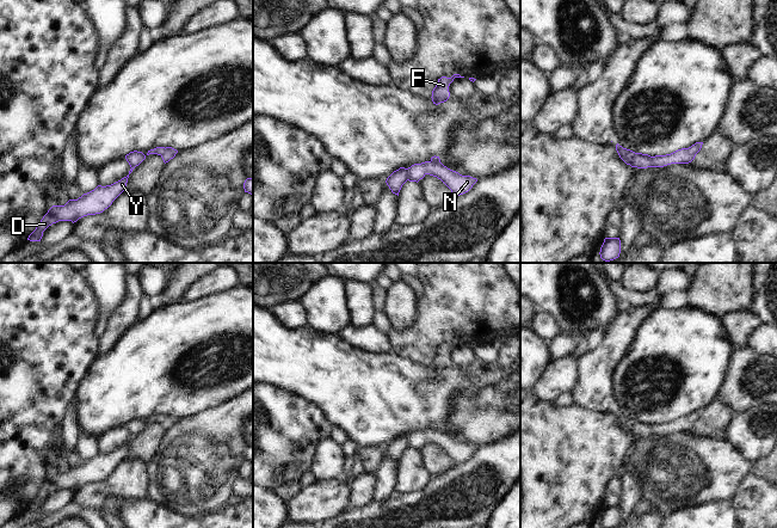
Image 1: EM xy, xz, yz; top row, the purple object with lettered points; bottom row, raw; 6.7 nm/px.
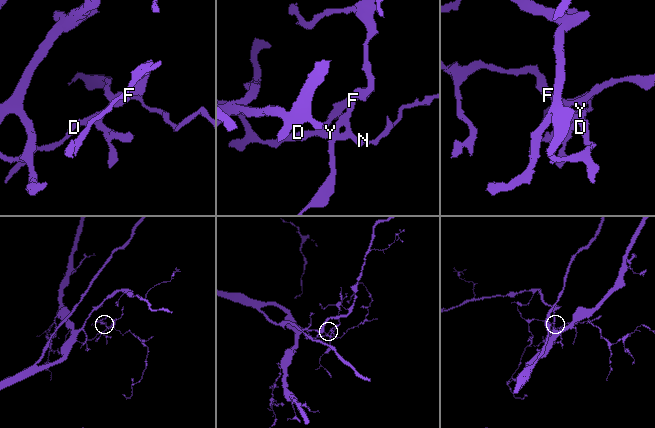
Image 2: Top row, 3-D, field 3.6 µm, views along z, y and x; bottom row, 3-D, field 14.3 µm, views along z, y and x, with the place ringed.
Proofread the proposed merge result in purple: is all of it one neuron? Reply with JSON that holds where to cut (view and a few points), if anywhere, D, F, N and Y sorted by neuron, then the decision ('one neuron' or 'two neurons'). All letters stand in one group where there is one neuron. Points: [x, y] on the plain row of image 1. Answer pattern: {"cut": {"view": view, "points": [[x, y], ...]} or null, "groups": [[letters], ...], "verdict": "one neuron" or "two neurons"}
{"cut": null, "groups": [["D", "F", "N", "Y"]], "verdict": "one neuron"}

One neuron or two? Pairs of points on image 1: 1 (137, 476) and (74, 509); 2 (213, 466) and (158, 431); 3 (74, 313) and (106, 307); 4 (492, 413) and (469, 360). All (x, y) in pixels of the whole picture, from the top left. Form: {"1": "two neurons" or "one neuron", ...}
{"1": "two neurons", "2": "two neurons", "3": "two neurons", "4": "one neuron"}

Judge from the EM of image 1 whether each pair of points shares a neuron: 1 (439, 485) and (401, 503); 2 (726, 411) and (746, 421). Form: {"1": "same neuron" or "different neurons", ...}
{"1": "same neuron", "2": "different neurons"}

